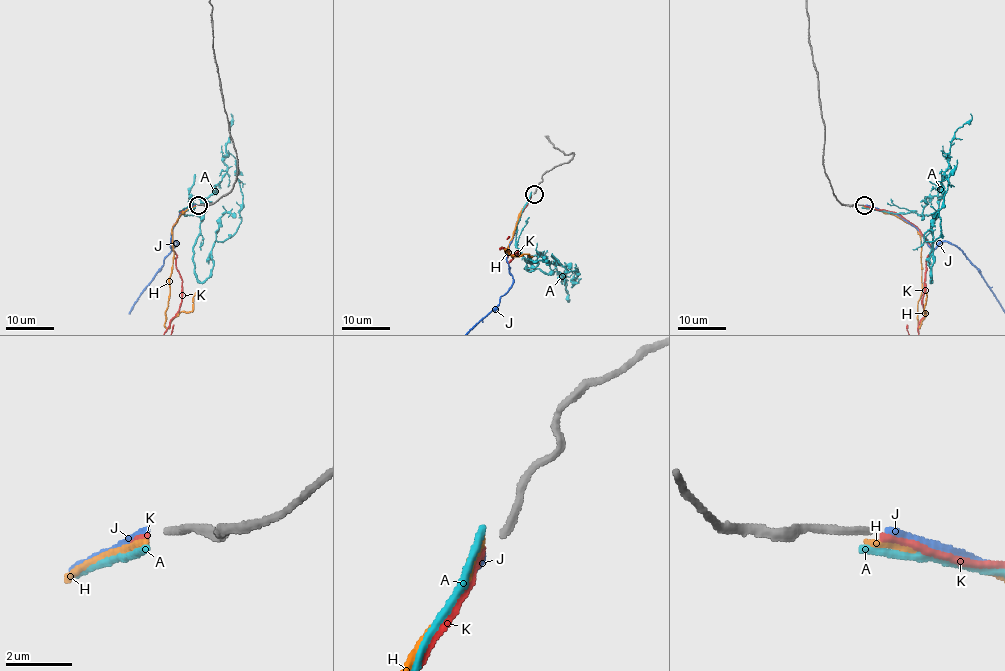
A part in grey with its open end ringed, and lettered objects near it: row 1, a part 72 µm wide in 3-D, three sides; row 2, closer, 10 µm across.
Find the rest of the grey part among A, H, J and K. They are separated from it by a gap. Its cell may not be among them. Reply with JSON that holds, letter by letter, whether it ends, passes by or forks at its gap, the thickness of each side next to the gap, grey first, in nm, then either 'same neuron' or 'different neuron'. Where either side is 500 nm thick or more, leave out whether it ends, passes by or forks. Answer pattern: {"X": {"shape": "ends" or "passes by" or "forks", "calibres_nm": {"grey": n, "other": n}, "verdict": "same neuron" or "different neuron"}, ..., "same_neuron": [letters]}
{"A": {"shape": "ends", "calibres_nm": {"grey": 220, "other": 240}, "verdict": "different neuron"}, "H": {"shape": "ends", "calibres_nm": {"grey": 220, "other": 260}, "verdict": "different neuron"}, "J": {"shape": "ends", "calibres_nm": {"grey": 220, "other": 200}, "verdict": "different neuron"}, "K": {"shape": "ends", "calibres_nm": {"grey": 220, "other": 220}, "verdict": "same neuron"}, "same_neuron": ["K"]}

